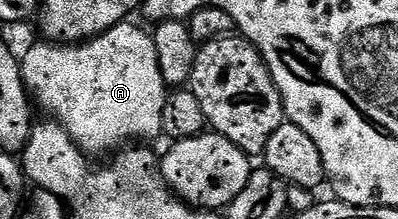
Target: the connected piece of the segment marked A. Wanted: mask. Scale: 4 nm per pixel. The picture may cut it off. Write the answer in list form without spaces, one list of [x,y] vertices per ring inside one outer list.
[[[131,21],[119,23],[105,34],[84,43],[54,44],[39,41],[39,44],[22,55],[20,67],[24,87],[33,93],[36,102],[39,101],[50,114],[48,116],[63,126],[71,139],[90,156],[95,157],[97,153],[111,150],[114,152],[132,143],[147,143],[143,141],[162,136],[161,118],[169,88],[161,77],[154,36],[131,24]]]

